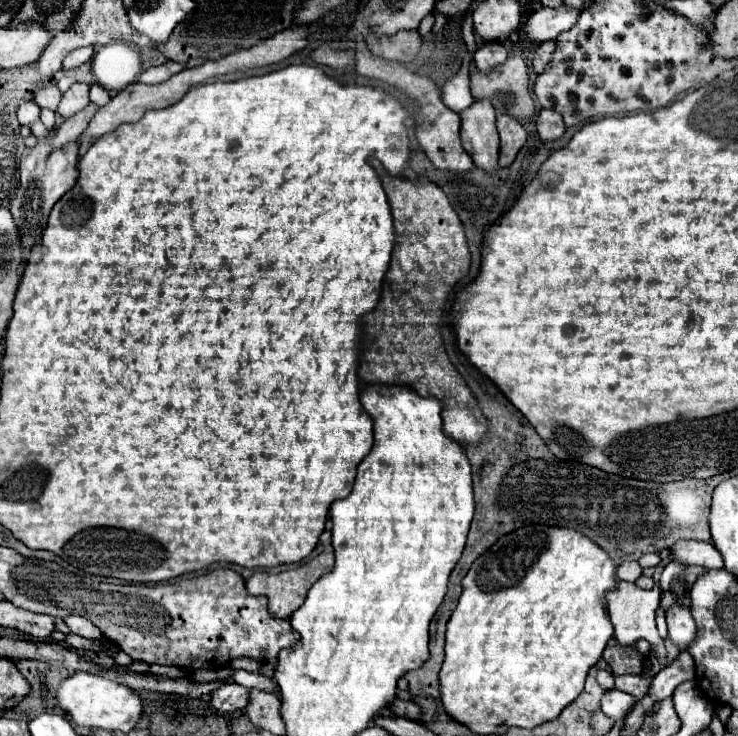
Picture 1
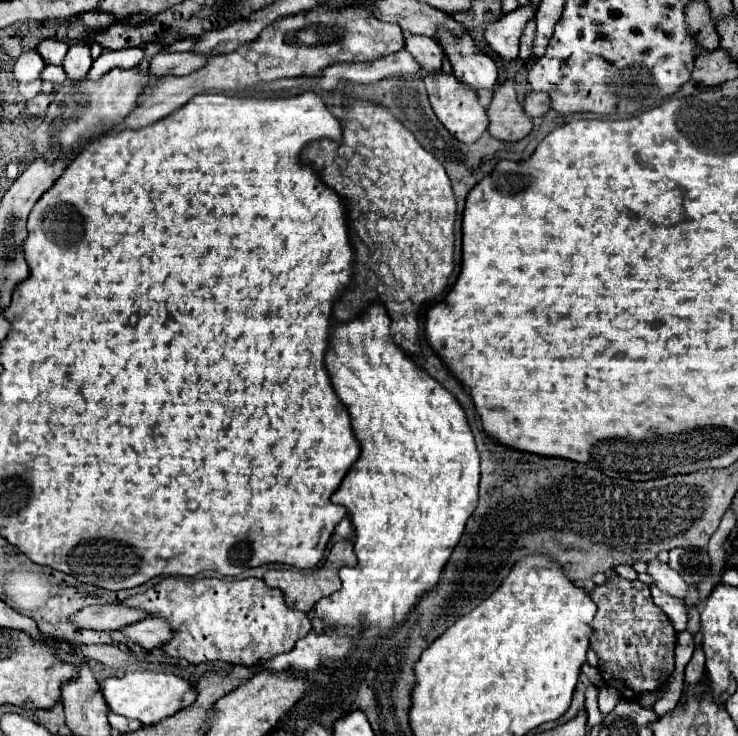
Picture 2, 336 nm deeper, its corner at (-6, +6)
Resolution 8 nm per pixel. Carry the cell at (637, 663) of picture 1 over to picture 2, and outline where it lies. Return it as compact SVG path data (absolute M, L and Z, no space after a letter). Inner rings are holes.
M612 576L608 578L608 582L596 586L590 596L598 606L598 612L590 624L590 628L594 630L590 634L590 648L598 654L598 670L604 682L616 688L626 700L636 700L644 692L656 692L664 688L670 674L674 672L674 646L678 634L670 618L652 602L650 588L638 580L624 580L620 576Z

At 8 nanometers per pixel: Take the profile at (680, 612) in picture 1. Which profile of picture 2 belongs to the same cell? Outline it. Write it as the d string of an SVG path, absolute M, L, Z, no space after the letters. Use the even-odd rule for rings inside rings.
M652 558L652 560L648 560L648 570L646 570L646 572L652 576L654 584L656 584L662 592L666 592L666 594L670 594L670 596L674 596L674 598L686 600L688 586L686 586L686 582L680 578L678 572L672 572L672 570L670 570L668 564L660 562L658 558Z

